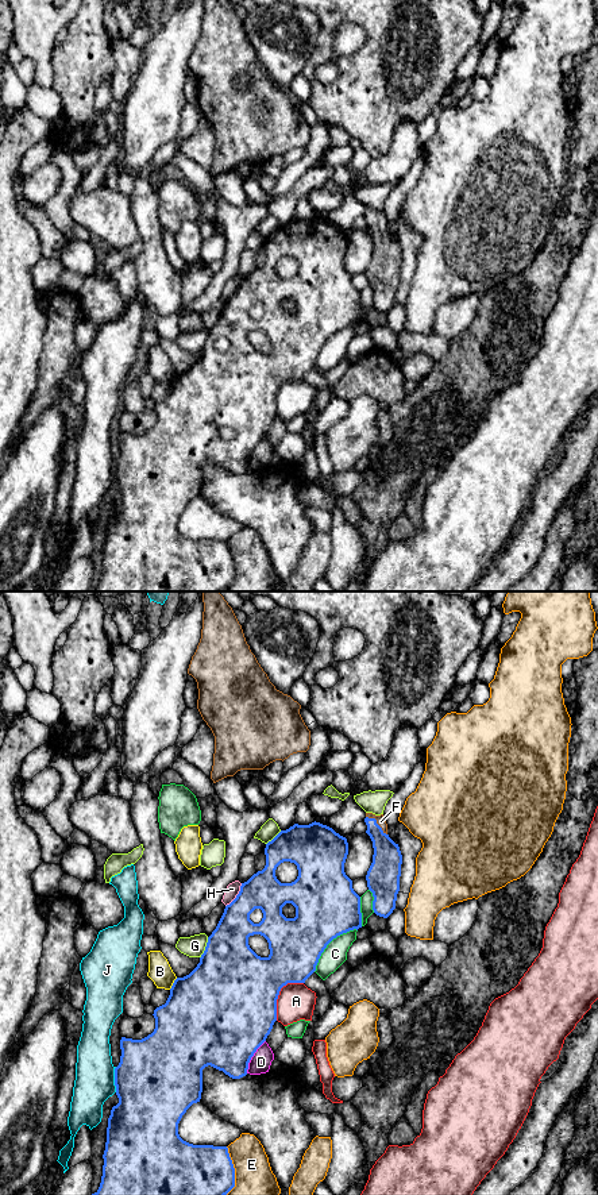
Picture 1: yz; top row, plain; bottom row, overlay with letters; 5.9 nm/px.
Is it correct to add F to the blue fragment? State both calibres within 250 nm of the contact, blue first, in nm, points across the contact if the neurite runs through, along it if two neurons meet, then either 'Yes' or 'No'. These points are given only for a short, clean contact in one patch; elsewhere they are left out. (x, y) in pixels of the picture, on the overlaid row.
Thickness 180 nm (blue) against 60 nm. Path across: yz (386, 863), (386, 851), (375, 822), (381, 821). Yes

